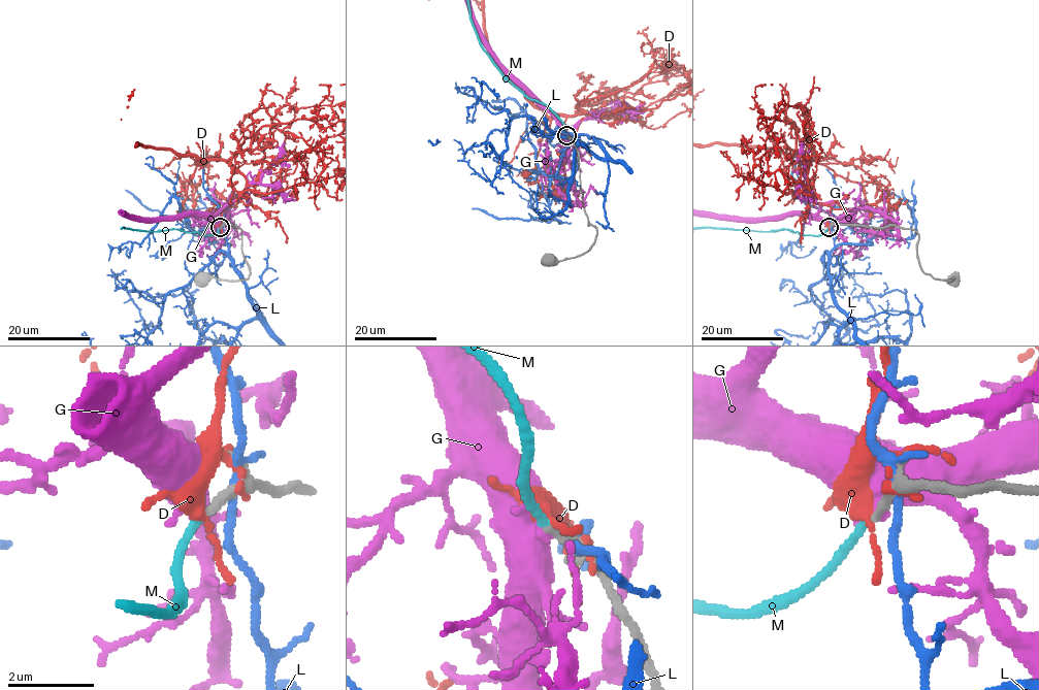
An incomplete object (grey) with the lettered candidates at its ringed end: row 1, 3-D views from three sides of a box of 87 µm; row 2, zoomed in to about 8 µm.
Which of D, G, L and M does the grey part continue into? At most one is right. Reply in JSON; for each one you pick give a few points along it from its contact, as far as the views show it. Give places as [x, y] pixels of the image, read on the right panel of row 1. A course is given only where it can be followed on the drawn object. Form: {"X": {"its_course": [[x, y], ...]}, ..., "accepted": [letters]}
{"M": {"its_course": [[830, 227], [815, 235], [788, 229], [765, 231]]}, "accepted": ["M"]}

